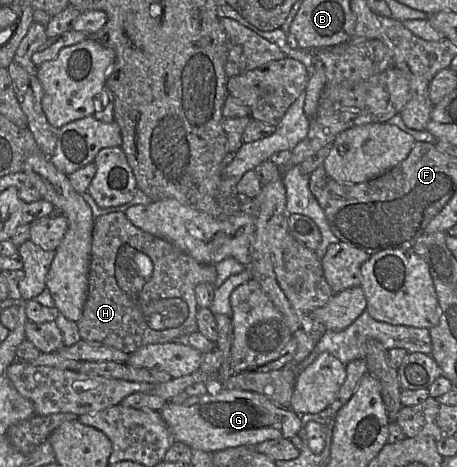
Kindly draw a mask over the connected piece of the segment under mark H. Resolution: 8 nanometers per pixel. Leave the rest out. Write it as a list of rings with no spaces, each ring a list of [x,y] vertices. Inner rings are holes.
[[[124,212],[101,215],[94,221],[87,300],[77,321],[81,339],[100,342],[131,354],[144,345],[172,342],[196,332],[198,306],[195,287],[199,283],[214,284],[216,278],[215,265],[200,263],[170,241],[139,229]]]

